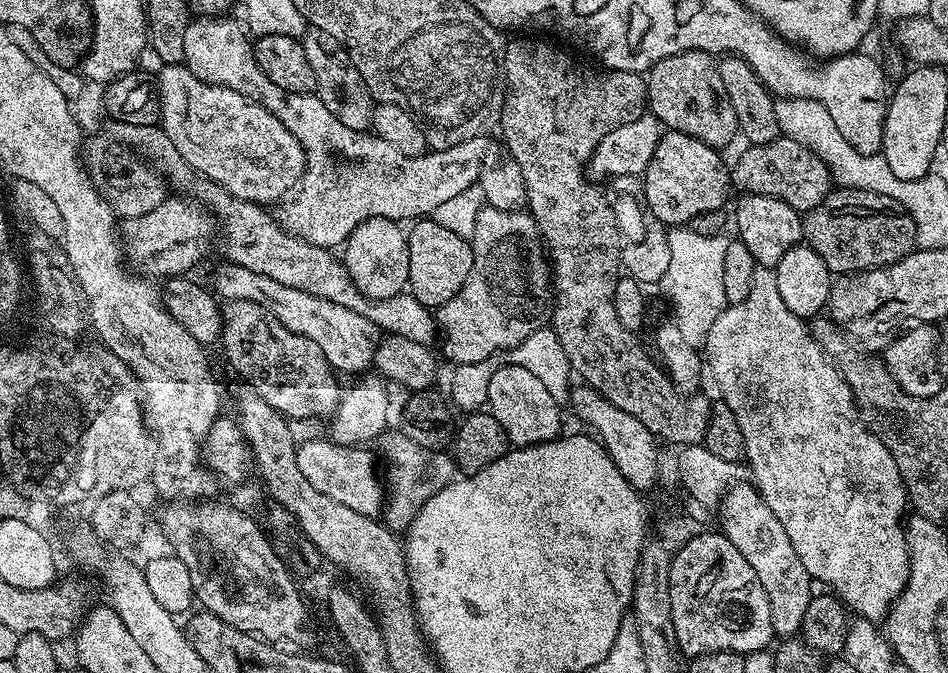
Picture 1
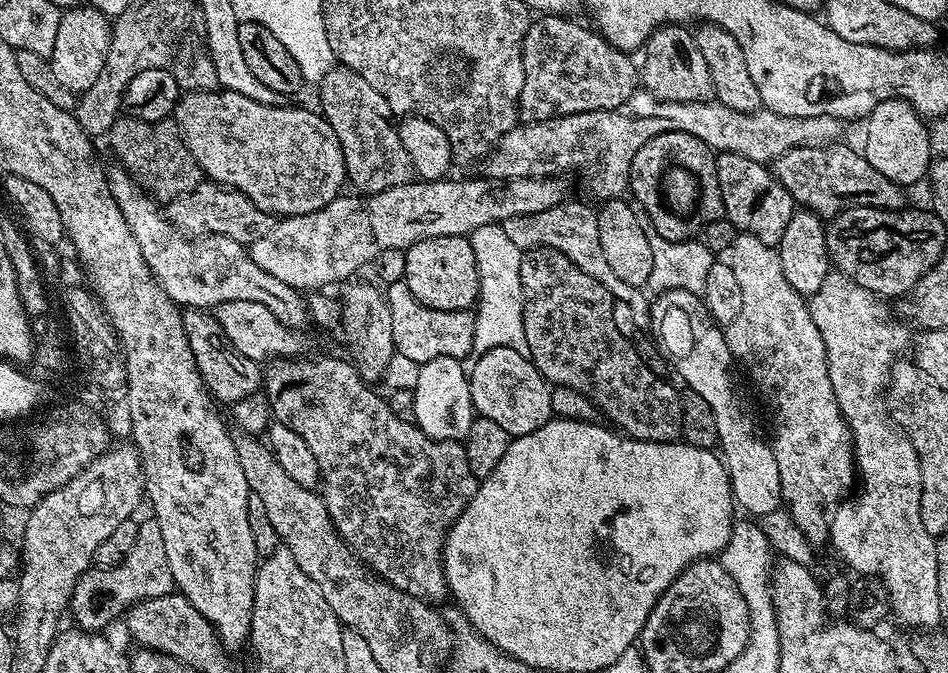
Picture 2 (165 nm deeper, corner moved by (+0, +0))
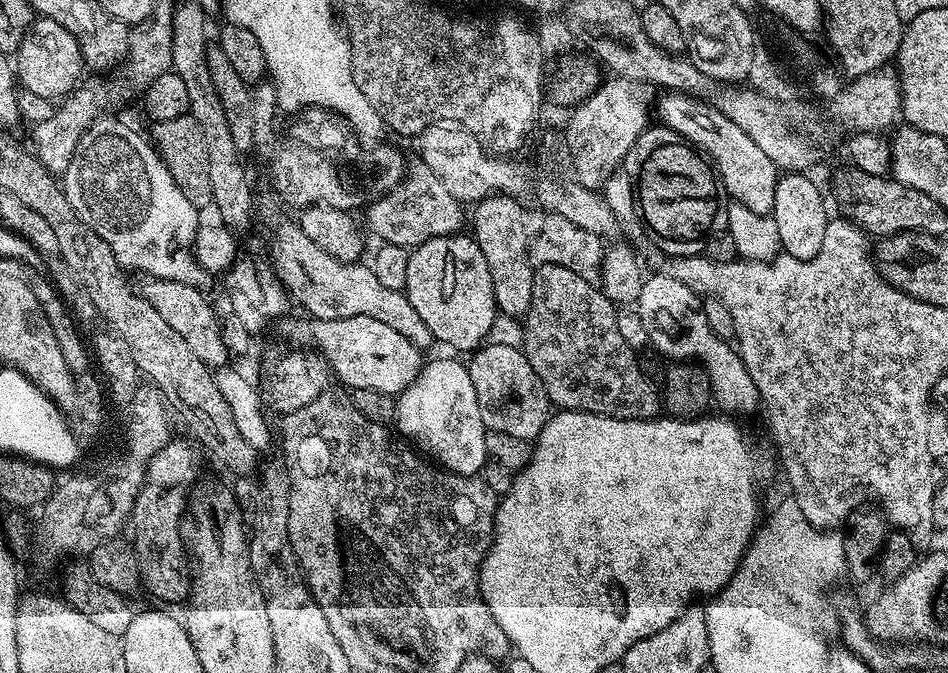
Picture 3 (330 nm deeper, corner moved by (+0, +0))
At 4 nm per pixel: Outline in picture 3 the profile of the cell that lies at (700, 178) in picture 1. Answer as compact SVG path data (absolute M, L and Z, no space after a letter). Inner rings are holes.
M645 128L643 134L634 142L634 146L630 146L622 171L632 183L632 193L636 196L636 206L640 209L644 231L647 232L649 241L653 245L656 243L665 252L665 257L694 256L703 253L704 241L727 229L729 201L722 191L715 168L700 149L682 139L673 128Z

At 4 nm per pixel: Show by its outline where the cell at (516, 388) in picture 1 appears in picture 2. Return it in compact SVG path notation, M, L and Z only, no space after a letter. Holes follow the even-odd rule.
M512 348L487 350L474 372L468 374L472 407L479 415L498 422L509 437L530 434L546 421L553 419L551 410L552 388L543 374L533 366L531 359L523 357Z

